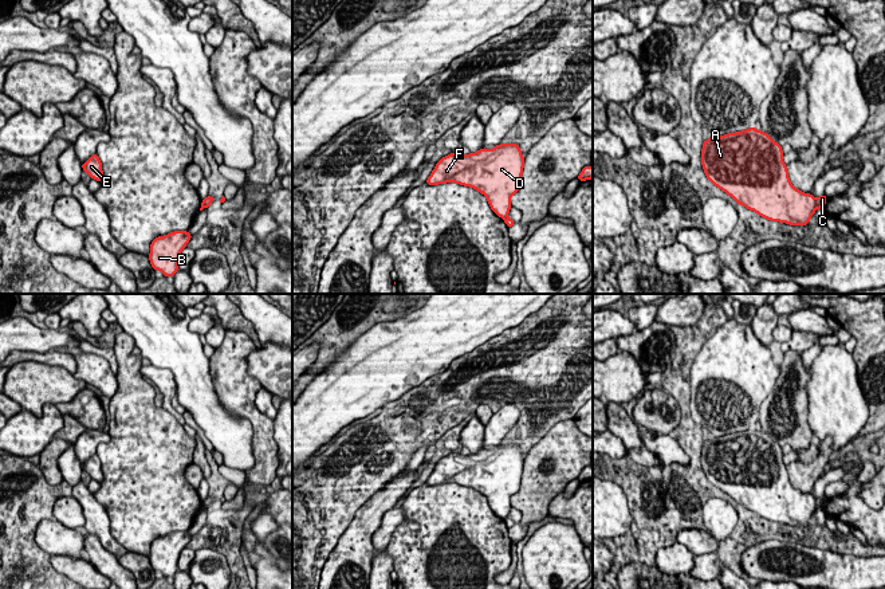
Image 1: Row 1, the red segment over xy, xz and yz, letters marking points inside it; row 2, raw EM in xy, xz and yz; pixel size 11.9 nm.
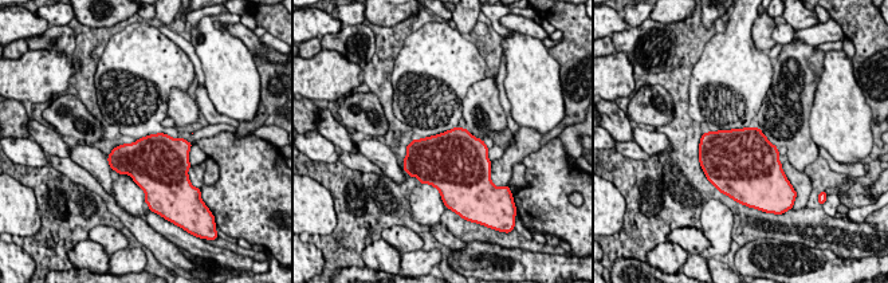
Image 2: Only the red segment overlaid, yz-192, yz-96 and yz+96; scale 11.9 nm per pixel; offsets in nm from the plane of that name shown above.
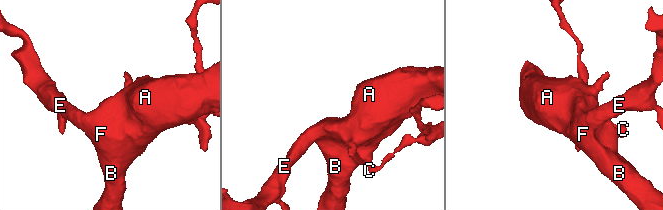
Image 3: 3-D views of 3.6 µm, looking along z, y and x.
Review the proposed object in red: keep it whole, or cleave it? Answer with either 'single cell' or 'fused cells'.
fused cells

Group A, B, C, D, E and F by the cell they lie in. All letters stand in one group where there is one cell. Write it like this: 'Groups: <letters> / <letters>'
Groups: A B D E F / C

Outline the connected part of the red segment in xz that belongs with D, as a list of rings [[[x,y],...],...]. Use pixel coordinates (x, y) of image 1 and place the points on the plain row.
[[[516,444],[496,445],[476,453],[451,453],[436,464],[428,486],[456,483],[483,494],[491,510],[506,519],[511,496],[519,491],[524,458]]]

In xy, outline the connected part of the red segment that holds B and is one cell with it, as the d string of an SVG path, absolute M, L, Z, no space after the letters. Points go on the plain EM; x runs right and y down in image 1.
M174 531L156 538L150 545L149 561L153 570L160 570L164 577L173 577L178 570L178 558L192 535L188 531Z

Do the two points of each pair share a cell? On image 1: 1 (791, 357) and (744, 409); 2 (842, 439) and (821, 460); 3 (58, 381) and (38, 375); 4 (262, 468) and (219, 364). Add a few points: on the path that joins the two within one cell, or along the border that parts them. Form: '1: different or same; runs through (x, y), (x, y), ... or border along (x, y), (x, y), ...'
1: different; border along (779, 365), (779, 376), (774, 388), (763, 400)
2: different; border along (826, 435), (832, 440), (833, 451)
3: same; runs through (52, 381), (43, 380)
4: same; runs through (263, 443), (262, 424), (242, 404), (236, 389)

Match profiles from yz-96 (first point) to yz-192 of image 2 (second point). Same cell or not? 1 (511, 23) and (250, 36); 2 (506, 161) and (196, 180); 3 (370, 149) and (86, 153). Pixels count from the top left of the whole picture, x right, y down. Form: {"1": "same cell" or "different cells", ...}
{"1": "same cell", "2": "same cell", "3": "same cell"}

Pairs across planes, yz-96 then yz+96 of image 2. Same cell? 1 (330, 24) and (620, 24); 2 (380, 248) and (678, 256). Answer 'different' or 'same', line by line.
1: same
2: same

